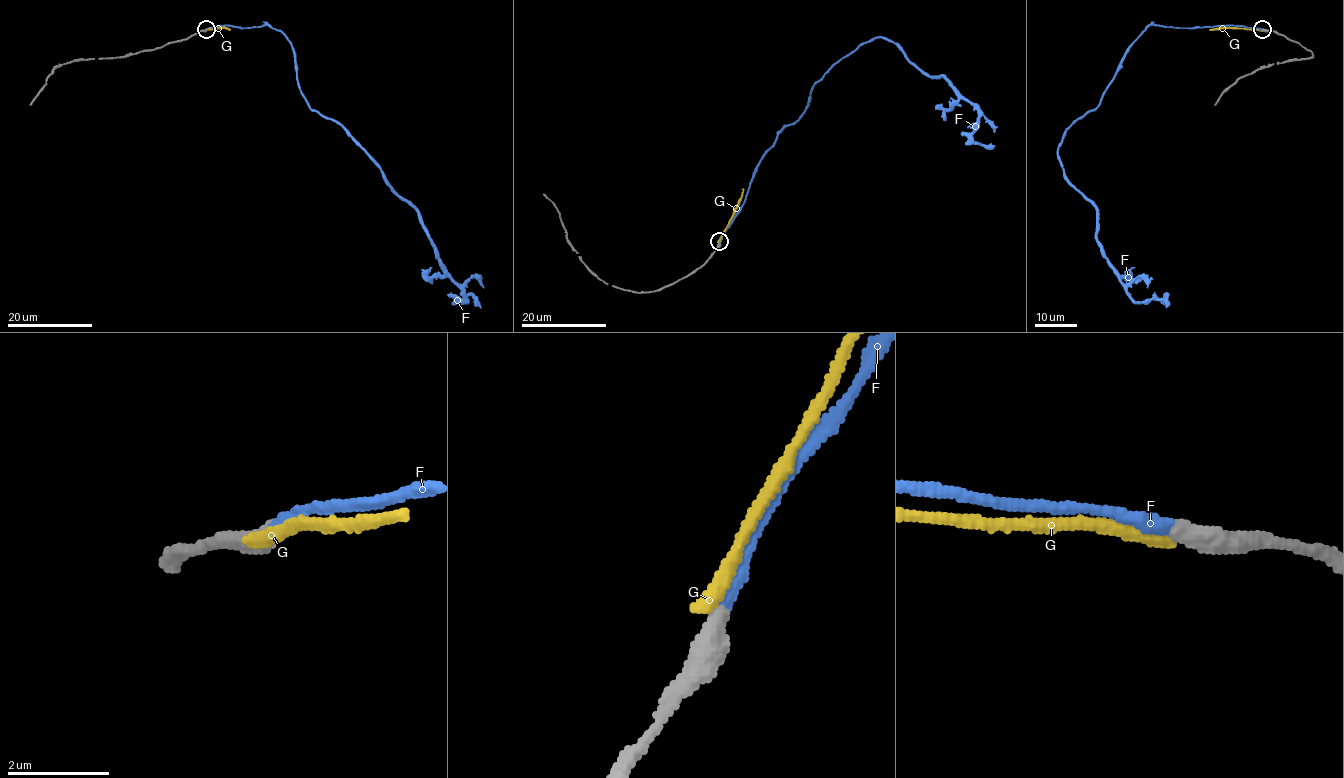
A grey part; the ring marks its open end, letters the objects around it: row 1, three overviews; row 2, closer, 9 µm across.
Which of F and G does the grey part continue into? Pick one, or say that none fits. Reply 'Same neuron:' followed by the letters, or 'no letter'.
Same neuron: F

